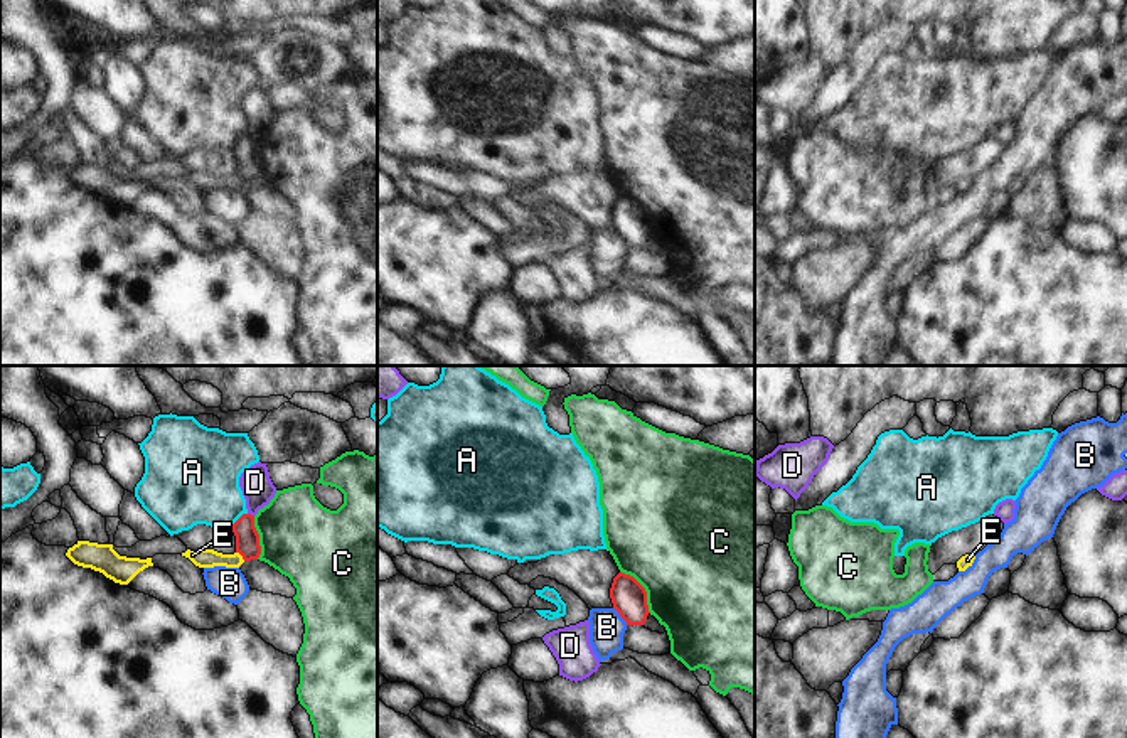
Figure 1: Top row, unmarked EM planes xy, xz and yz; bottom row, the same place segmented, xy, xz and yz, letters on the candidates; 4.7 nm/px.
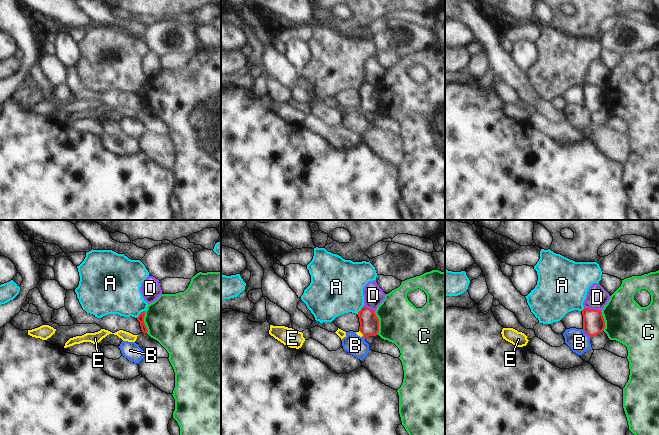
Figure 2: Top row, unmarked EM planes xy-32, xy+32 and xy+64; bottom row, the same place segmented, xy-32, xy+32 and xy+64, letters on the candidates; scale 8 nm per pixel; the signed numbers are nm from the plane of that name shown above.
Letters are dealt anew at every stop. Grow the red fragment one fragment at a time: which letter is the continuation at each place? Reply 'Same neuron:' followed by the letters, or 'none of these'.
Same neuron: none of these

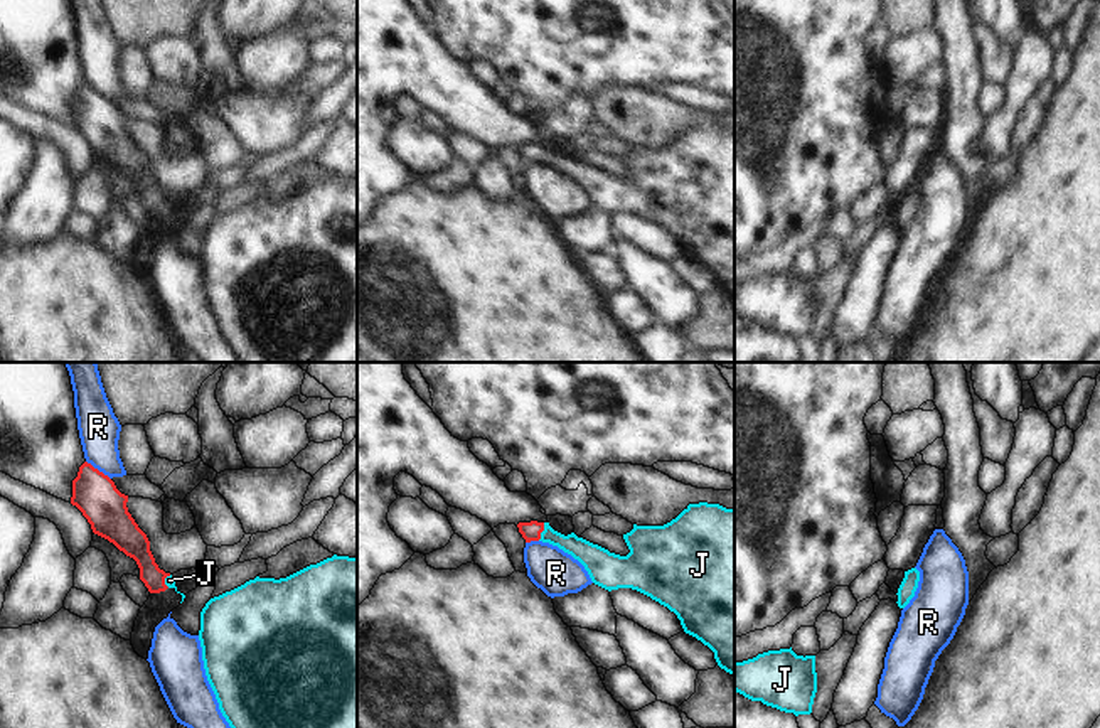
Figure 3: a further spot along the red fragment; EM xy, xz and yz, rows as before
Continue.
Same neuron: J

